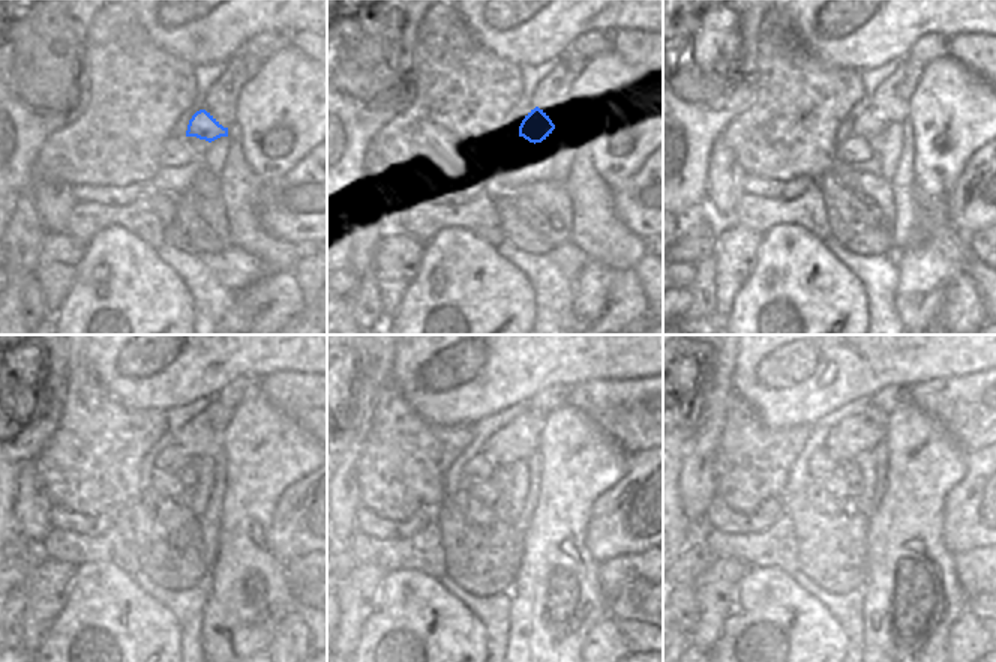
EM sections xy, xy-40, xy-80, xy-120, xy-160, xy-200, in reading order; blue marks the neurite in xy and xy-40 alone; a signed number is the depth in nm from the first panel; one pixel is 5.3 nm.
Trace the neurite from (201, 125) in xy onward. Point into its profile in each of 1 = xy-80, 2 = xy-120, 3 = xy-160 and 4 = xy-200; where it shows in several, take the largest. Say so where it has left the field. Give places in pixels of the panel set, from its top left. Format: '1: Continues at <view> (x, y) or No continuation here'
1: Continues at xy-80 (867, 126)
2: Continues at xy-120 (164, 478)
3: Continues at xy-160 (485, 464)
4: Continues at xy-200 (819, 466)

